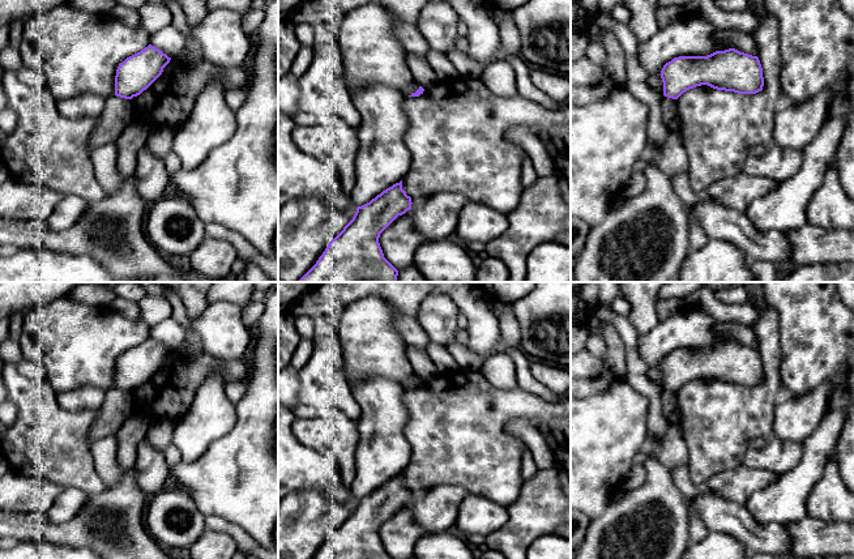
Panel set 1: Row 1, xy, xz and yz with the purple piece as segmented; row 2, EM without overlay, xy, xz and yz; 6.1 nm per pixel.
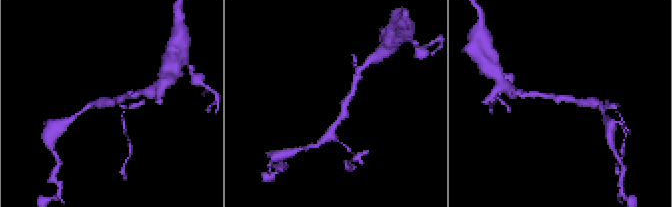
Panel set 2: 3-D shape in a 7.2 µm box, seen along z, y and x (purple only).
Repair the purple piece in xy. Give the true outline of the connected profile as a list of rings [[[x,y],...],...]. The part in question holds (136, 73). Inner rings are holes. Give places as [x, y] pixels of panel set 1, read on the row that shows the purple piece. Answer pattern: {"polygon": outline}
{"polygon": [[[149,44],[119,64],[115,95],[132,99],[146,90],[163,72],[171,57]]]}

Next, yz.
{"polygon": [[[735,48],[716,51],[708,56],[679,56],[661,71],[663,95],[678,99],[696,86],[756,94],[763,90],[763,68],[757,56]]]}

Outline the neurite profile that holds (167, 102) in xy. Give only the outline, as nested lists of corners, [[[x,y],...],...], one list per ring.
[[[171,59],[162,74],[140,95],[132,98],[133,111],[151,128],[176,129],[188,119],[198,94],[214,74],[221,76],[225,91],[244,89],[248,61],[235,68],[219,68],[208,61],[188,68]]]

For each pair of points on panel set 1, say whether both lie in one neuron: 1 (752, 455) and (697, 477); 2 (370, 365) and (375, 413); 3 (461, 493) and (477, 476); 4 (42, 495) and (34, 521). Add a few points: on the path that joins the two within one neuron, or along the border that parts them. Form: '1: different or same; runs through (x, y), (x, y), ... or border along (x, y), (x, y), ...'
1: different; border along (748, 447), (742, 463)
2: different; border along (398, 382), (391, 378), (366, 378), (350, 387)
3: different; border along (434, 485), (461, 485), (469, 493)
4: different; border along (13, 511), (45, 513)

